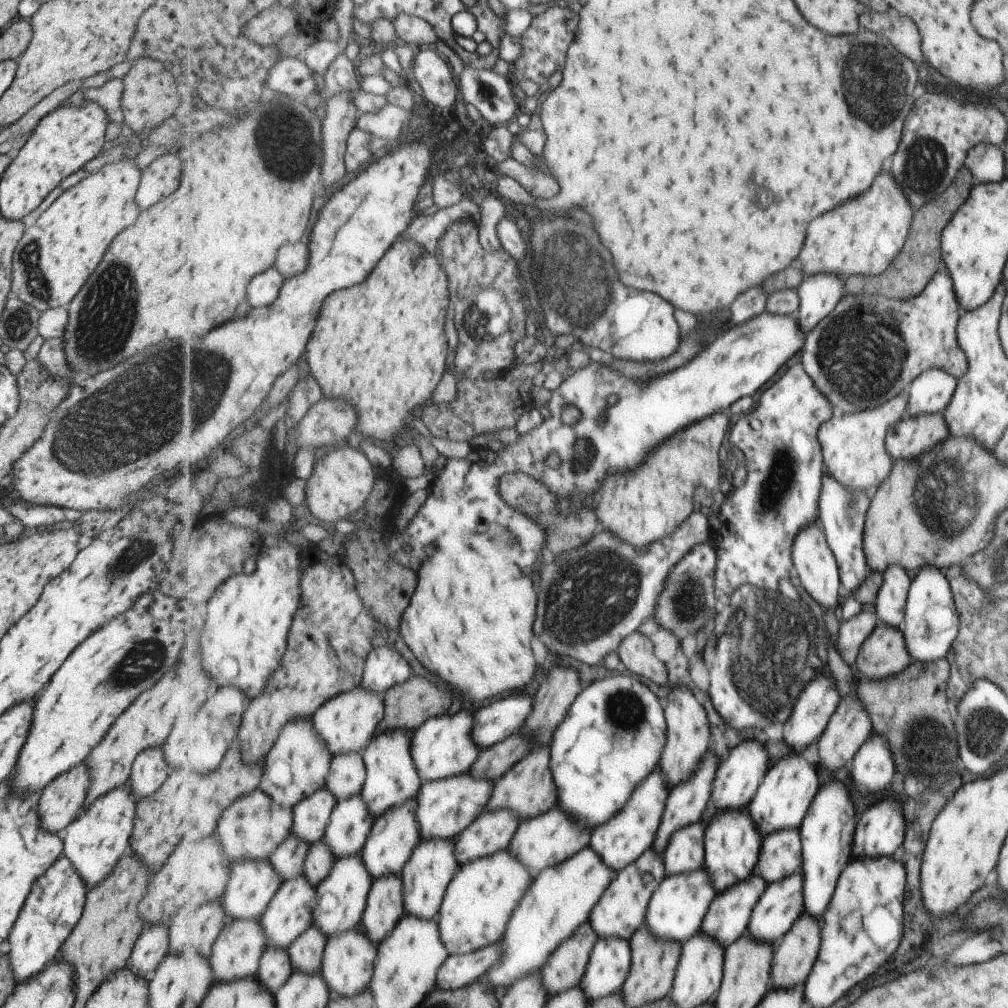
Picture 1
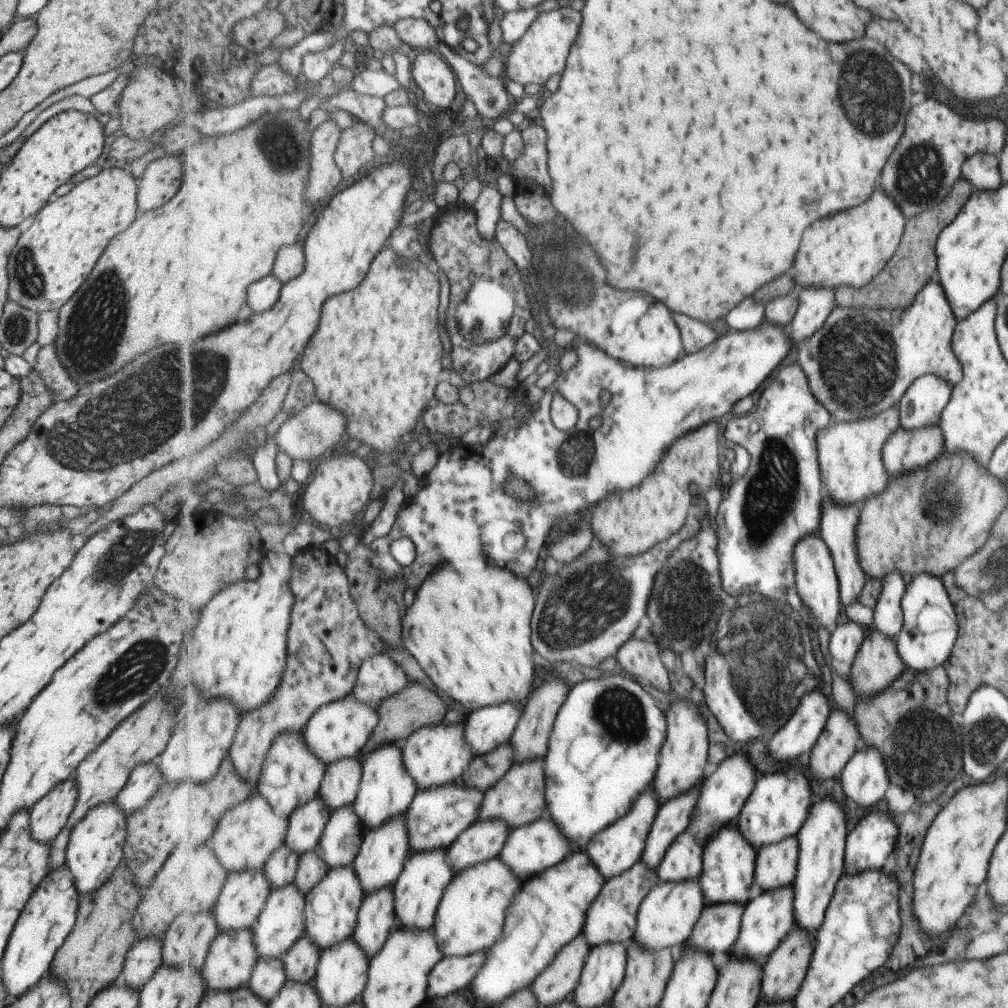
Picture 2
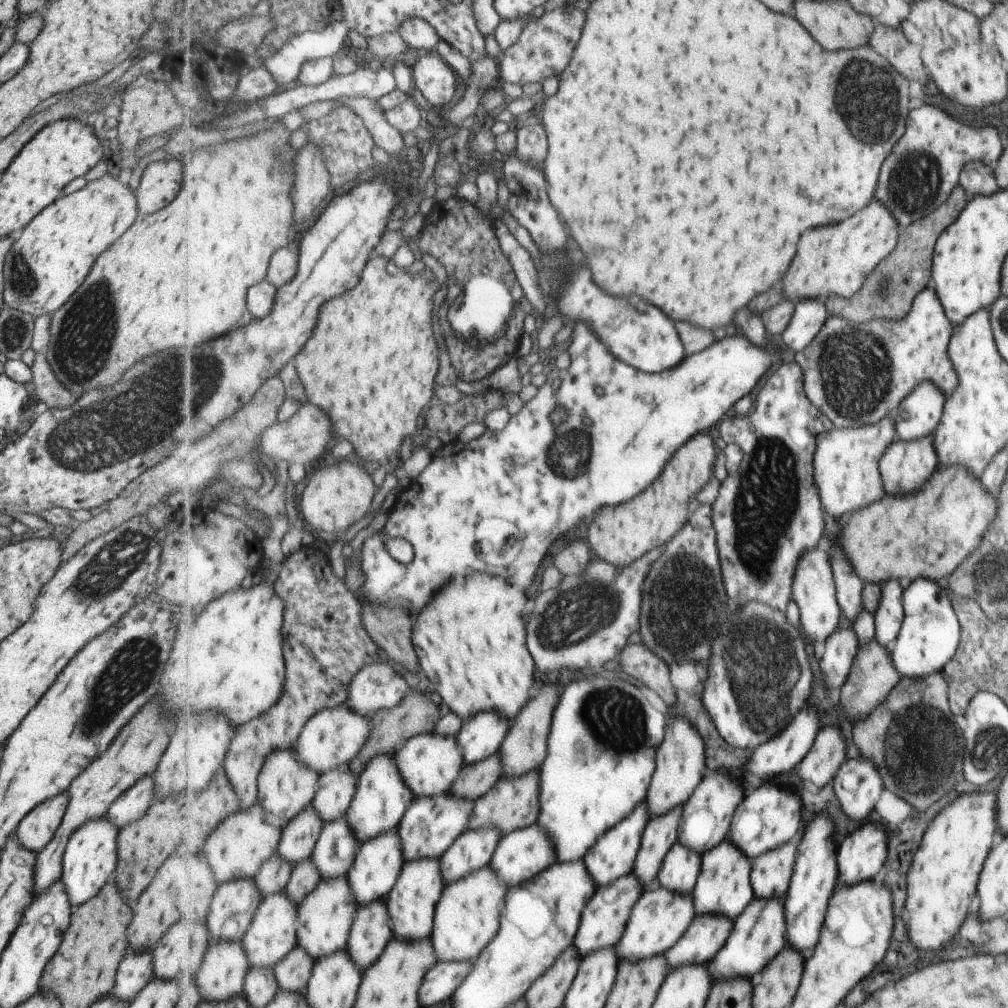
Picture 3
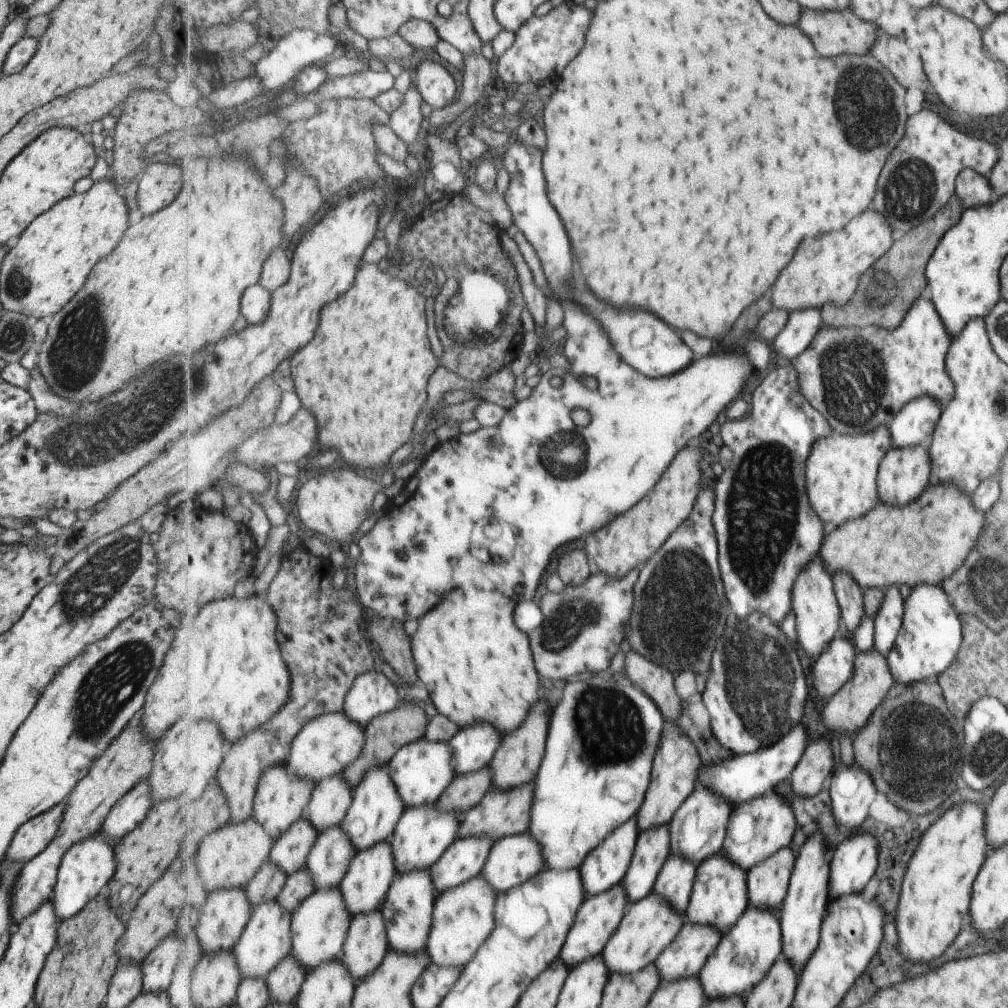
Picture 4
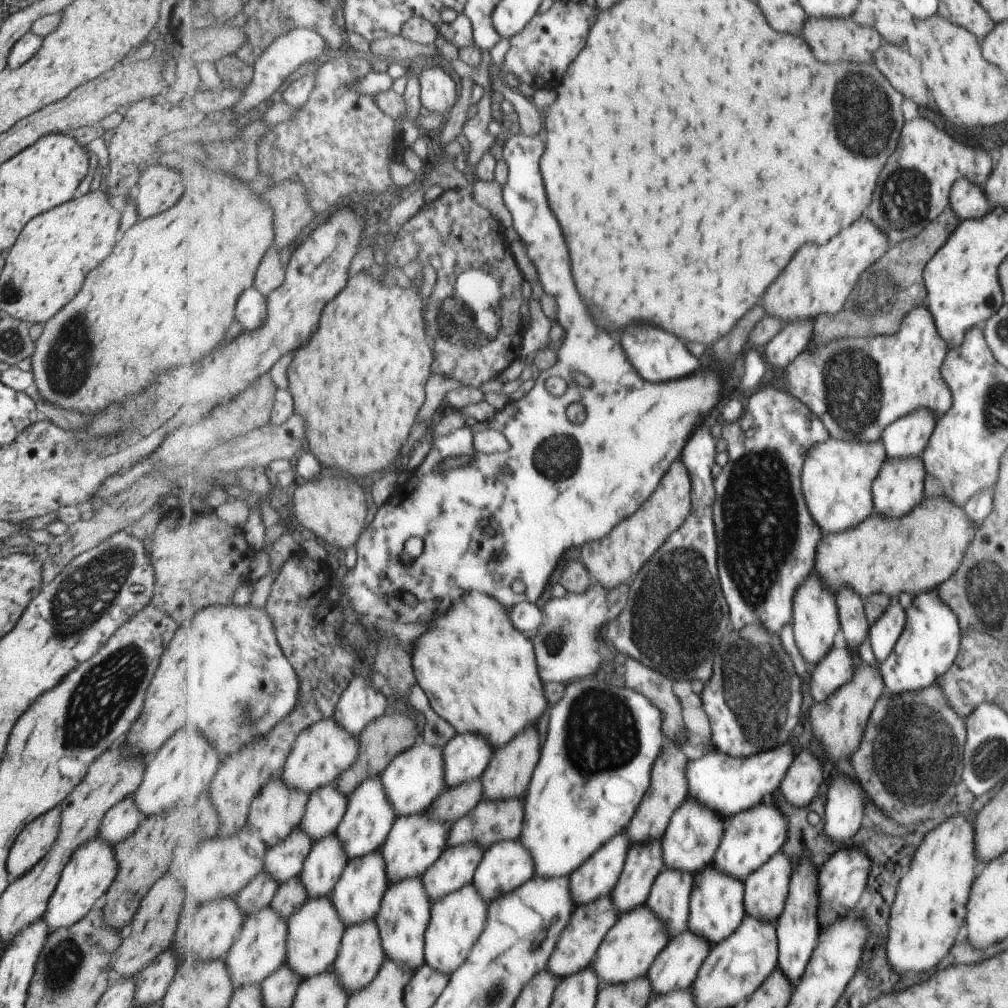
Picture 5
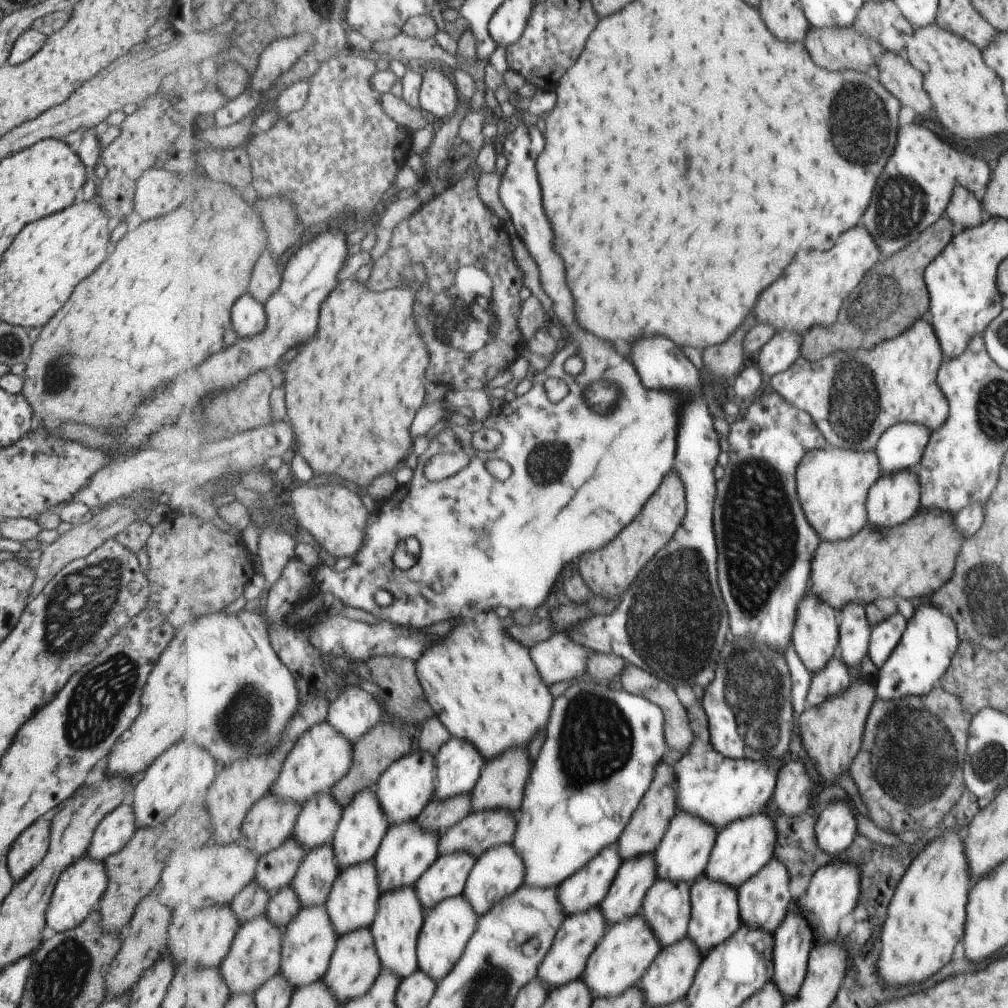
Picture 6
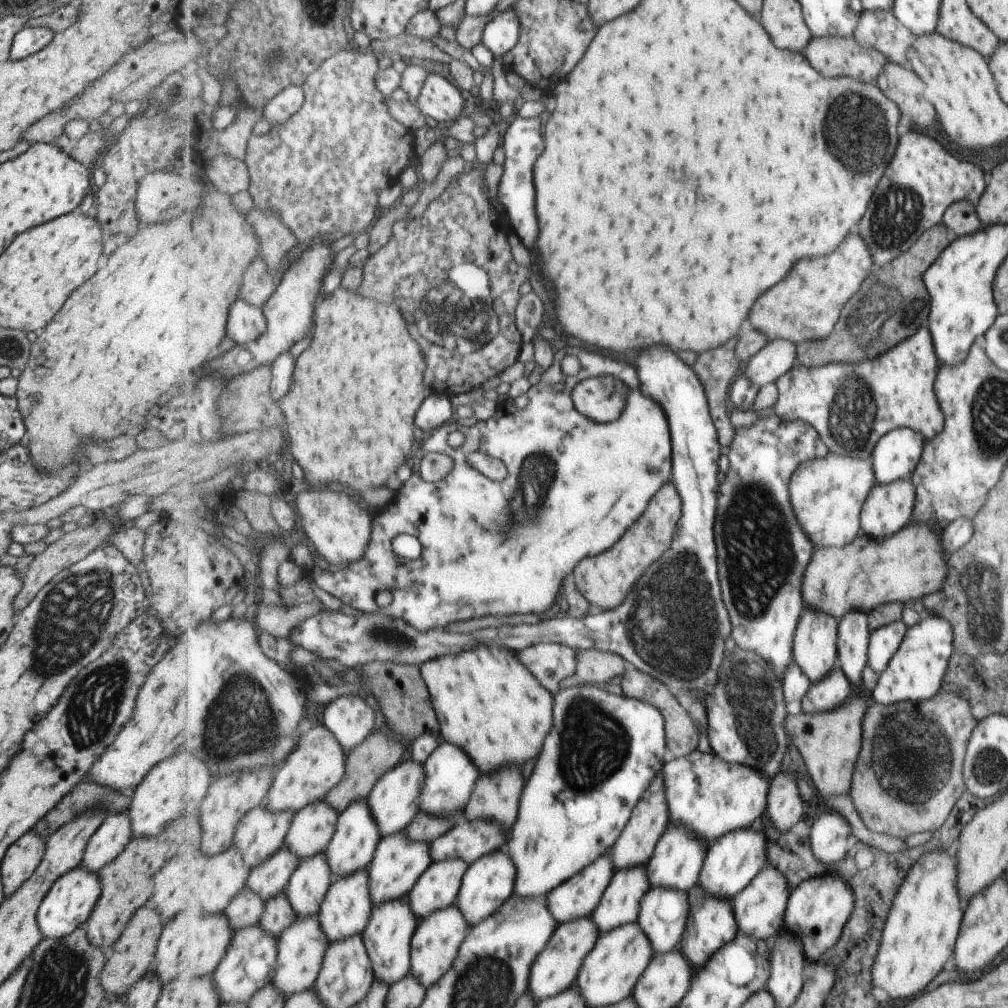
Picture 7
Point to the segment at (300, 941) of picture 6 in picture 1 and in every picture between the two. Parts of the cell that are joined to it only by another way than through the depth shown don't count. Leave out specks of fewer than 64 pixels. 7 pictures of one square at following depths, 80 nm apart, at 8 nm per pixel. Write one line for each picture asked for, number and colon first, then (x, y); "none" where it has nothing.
1: (343, 896)
2: (332, 910)
3: (327, 915)
4: (320, 926)
5: (317, 929)

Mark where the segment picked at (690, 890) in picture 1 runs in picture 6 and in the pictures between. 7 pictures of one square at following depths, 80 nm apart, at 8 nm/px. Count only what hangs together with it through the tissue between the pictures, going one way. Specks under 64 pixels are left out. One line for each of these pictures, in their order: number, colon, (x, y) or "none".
2: (667, 918)
3: (661, 917)
4: (652, 924)
5: (630, 949)
6: (621, 960)

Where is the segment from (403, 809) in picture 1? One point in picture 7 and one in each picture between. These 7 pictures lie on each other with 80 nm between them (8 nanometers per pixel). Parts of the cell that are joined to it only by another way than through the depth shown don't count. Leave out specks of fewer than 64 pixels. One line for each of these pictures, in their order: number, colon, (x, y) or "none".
2: (382, 858)
3: (379, 862)
4: (371, 873)
5: (358, 896)
6: (353, 903)
7: (347, 909)

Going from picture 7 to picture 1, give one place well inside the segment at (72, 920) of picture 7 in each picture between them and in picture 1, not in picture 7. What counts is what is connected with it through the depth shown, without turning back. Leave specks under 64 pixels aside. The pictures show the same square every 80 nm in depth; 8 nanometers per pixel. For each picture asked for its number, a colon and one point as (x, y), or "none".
1: (93, 841)
2: (93, 848)
3: (89, 860)
4: (85, 869)
5: (91, 867)
6: (80, 884)

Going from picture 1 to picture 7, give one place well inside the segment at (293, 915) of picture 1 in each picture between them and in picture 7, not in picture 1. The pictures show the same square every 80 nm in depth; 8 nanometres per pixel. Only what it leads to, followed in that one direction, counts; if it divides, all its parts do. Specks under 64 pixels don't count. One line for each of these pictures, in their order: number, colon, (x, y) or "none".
2: (281, 925)
3: (273, 935)
4: (267, 940)
5: (262, 948)
6: (255, 957)
7: (250, 962)

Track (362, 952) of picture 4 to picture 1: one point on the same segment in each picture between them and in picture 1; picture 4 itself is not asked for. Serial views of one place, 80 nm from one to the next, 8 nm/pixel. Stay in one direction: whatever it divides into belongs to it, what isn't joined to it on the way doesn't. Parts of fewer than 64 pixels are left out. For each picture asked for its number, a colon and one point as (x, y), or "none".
1: (385, 908)
2: (377, 920)
3: (372, 931)

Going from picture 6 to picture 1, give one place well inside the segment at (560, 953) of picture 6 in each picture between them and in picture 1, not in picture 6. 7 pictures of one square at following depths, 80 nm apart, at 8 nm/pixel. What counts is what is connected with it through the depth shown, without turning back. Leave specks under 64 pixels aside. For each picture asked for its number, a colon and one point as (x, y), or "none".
1: (622, 910)
2: (613, 918)
3: (604, 922)
4: (598, 919)
5: (578, 948)

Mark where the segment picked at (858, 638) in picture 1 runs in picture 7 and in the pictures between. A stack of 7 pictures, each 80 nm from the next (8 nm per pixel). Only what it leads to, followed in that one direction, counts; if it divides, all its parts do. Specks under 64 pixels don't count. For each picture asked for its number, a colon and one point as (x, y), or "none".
2: (844, 642)
3: (840, 648)
4: (832, 669)
5: (834, 671)
6: (834, 678)
7: (833, 690)

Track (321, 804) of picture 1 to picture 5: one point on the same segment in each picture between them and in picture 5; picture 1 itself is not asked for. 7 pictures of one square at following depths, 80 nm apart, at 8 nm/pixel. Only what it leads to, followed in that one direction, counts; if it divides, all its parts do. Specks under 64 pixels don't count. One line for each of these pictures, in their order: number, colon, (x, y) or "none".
2: (307, 824)
3: (299, 838)
4: (291, 850)
5: (285, 860)

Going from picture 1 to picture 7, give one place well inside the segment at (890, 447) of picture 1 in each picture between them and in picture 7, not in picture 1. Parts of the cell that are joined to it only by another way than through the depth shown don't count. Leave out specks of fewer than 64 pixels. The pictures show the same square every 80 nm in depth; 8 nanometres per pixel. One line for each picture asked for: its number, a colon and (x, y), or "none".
2: (906, 451)
3: (906, 465)
4: (904, 472)
5: (900, 485)
6: (893, 499)
7: (888, 507)

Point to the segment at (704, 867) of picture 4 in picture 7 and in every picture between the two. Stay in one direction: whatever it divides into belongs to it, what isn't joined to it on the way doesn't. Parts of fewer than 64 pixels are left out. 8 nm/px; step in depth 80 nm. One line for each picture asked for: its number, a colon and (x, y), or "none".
5: (717, 906)
6: (716, 916)
7: (712, 924)

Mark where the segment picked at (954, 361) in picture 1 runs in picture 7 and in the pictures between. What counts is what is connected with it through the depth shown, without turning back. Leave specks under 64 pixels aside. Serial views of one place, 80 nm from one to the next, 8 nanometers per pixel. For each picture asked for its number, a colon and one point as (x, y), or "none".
2: (860, 363)
3: (857, 373)
4: (859, 377)
5: (858, 385)
6: (853, 396)
7: (852, 404)

